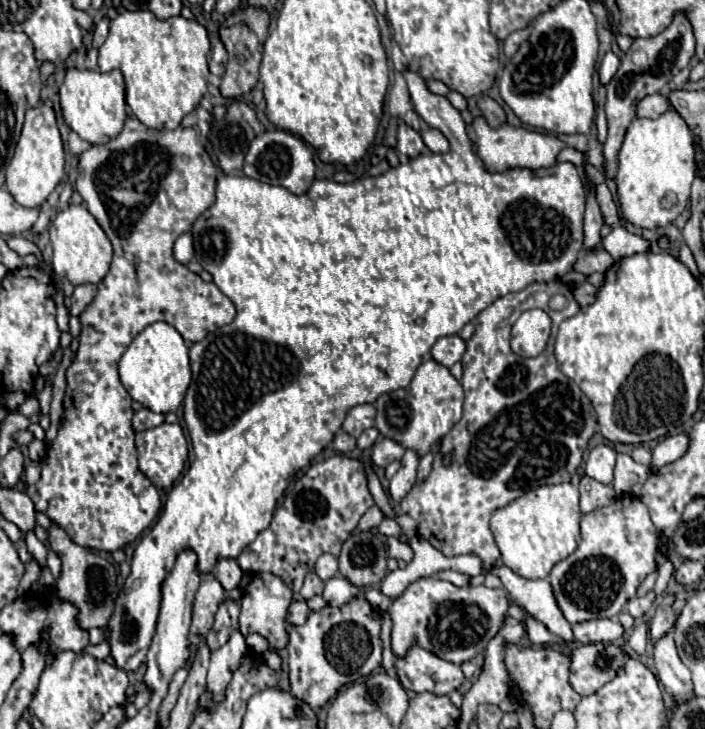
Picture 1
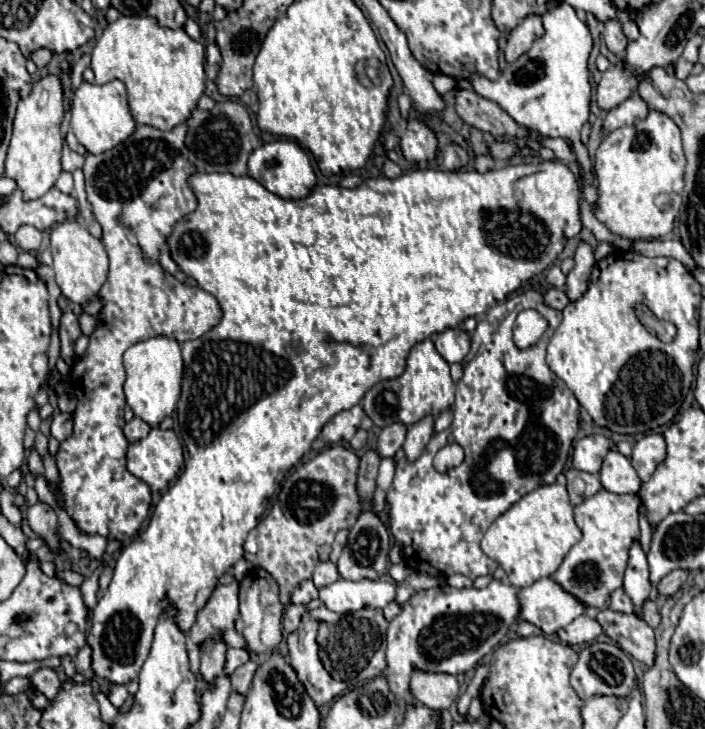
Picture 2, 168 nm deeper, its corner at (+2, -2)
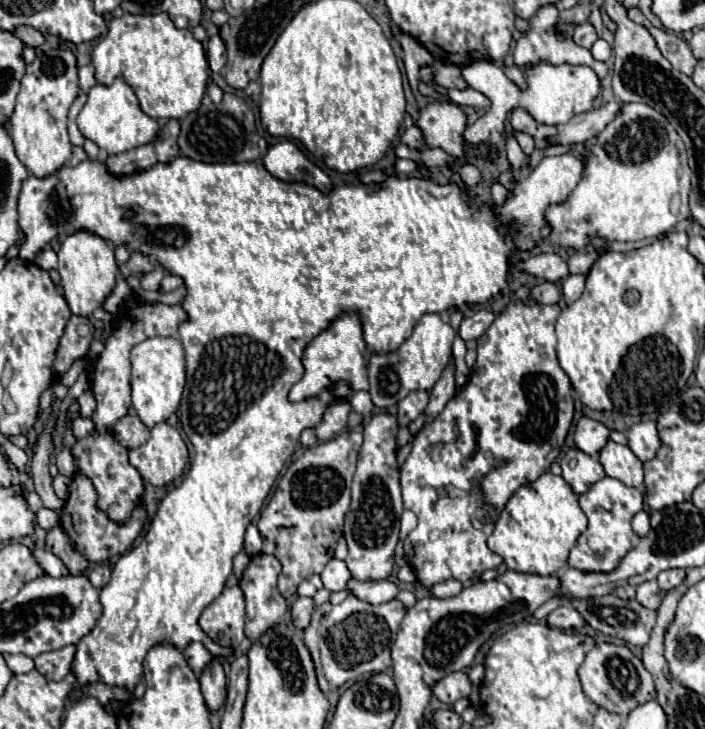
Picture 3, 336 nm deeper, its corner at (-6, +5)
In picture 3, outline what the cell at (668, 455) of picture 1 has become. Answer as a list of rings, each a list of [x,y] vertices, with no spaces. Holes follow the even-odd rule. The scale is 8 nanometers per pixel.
[[[654,421],[636,423],[628,429],[628,447],[640,461],[650,461],[654,453],[658,453],[658,445],[662,445],[662,439],[658,437],[658,429]]]

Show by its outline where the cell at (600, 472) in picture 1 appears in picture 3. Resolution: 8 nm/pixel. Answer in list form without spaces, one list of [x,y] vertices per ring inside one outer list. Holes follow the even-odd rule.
[[[582,417],[576,425],[576,433],[574,433],[574,441],[576,441],[576,447],[580,451],[584,451],[586,455],[590,457],[598,457],[602,447],[606,445],[606,441],[610,439],[610,429],[604,427],[600,421],[594,421],[594,419],[588,419],[588,417]]]

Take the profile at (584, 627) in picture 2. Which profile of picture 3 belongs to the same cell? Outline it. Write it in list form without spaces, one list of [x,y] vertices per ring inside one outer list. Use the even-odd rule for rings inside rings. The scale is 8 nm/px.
[[[562,605],[548,615],[548,625],[558,629],[580,629],[586,621],[582,621],[582,615],[572,605]]]

